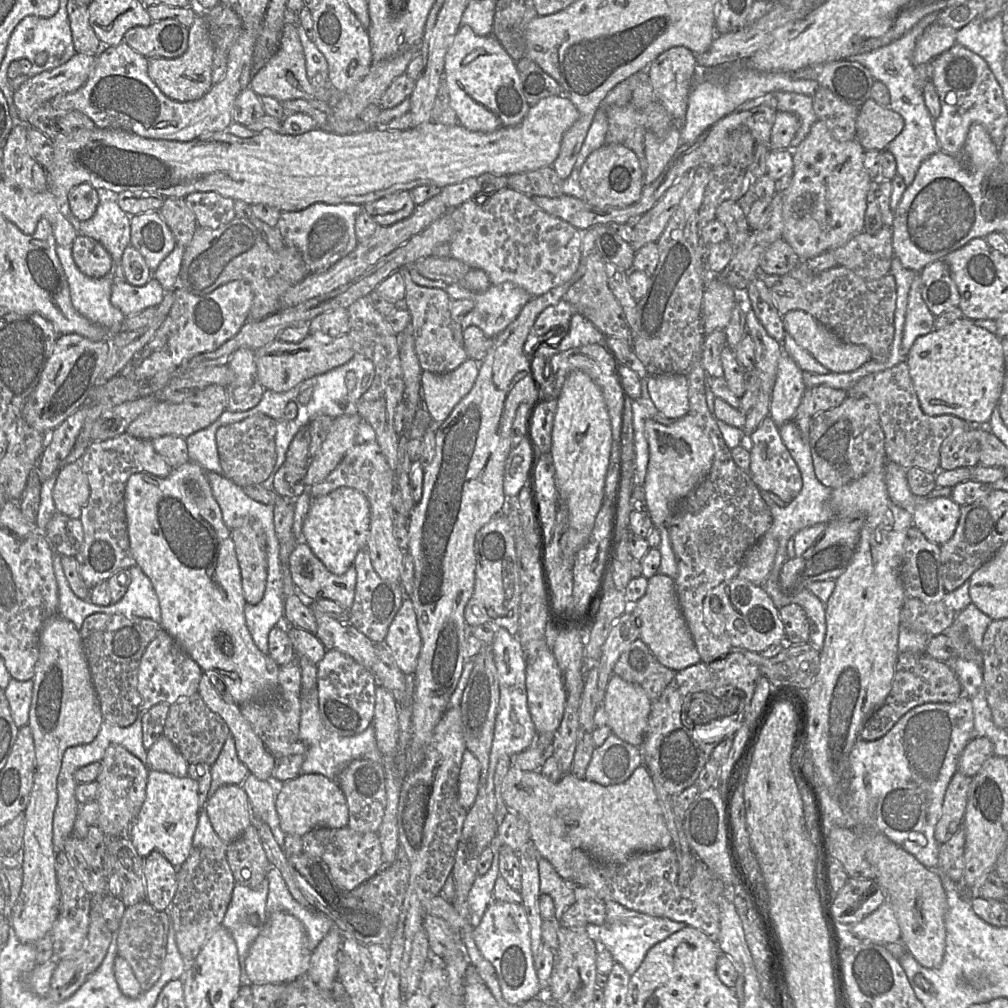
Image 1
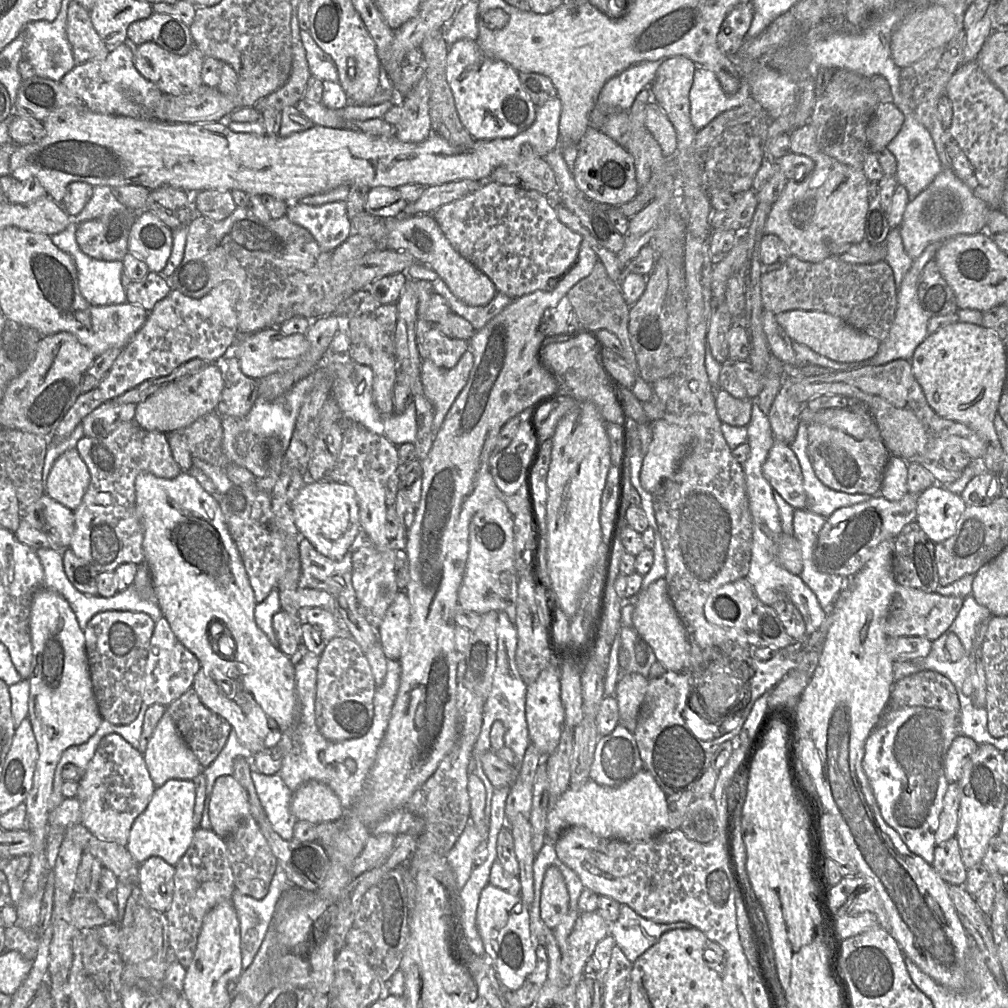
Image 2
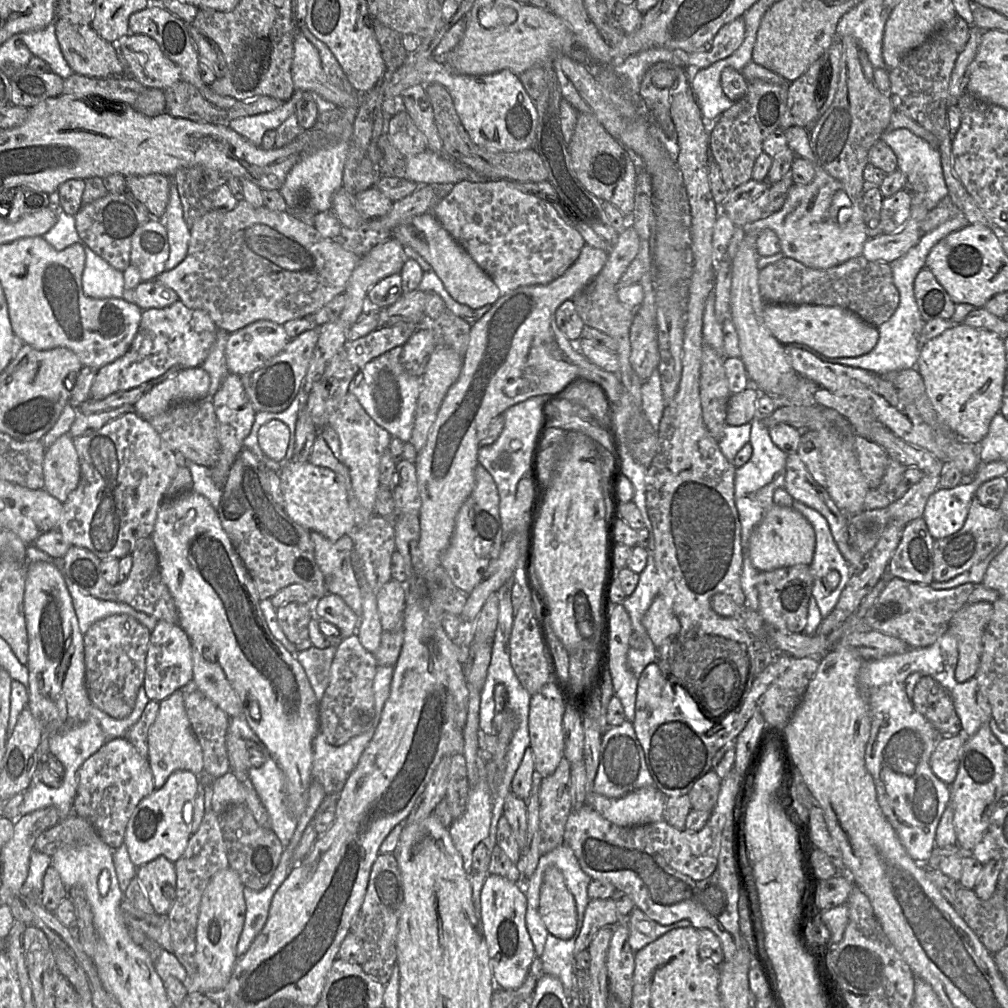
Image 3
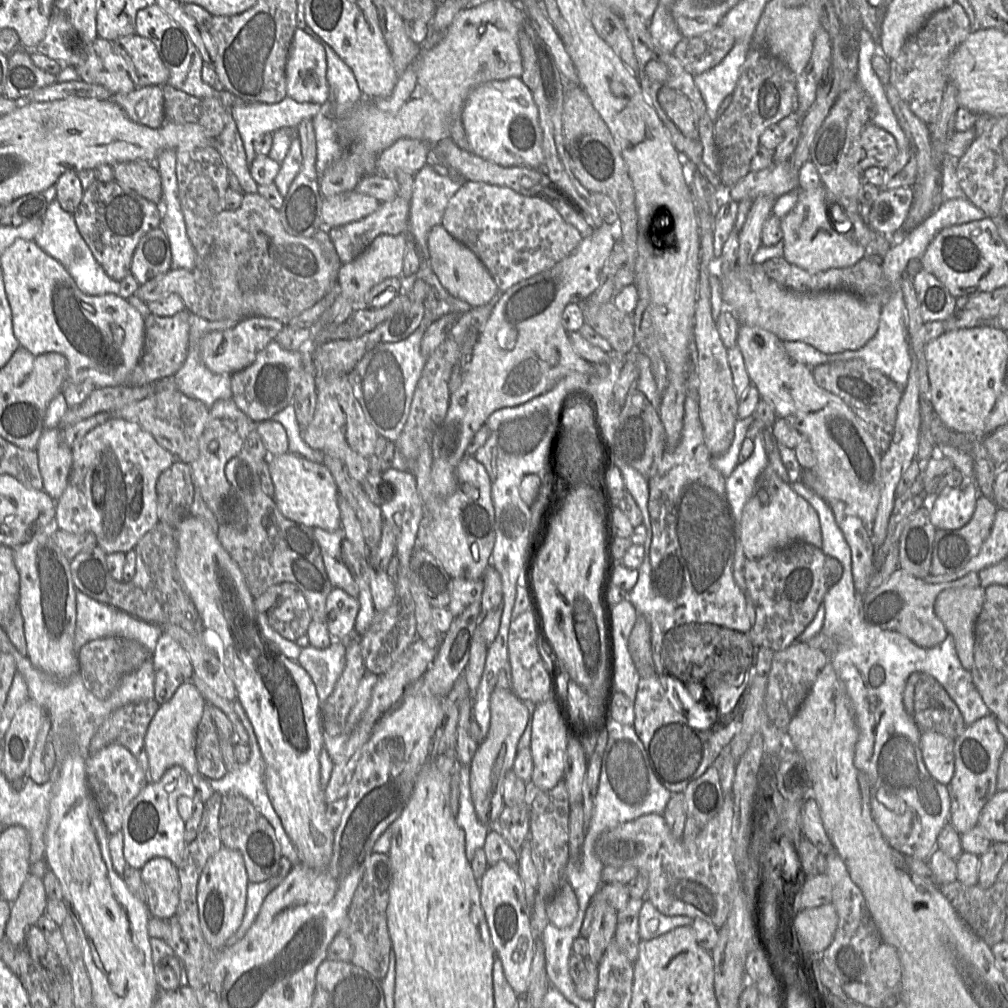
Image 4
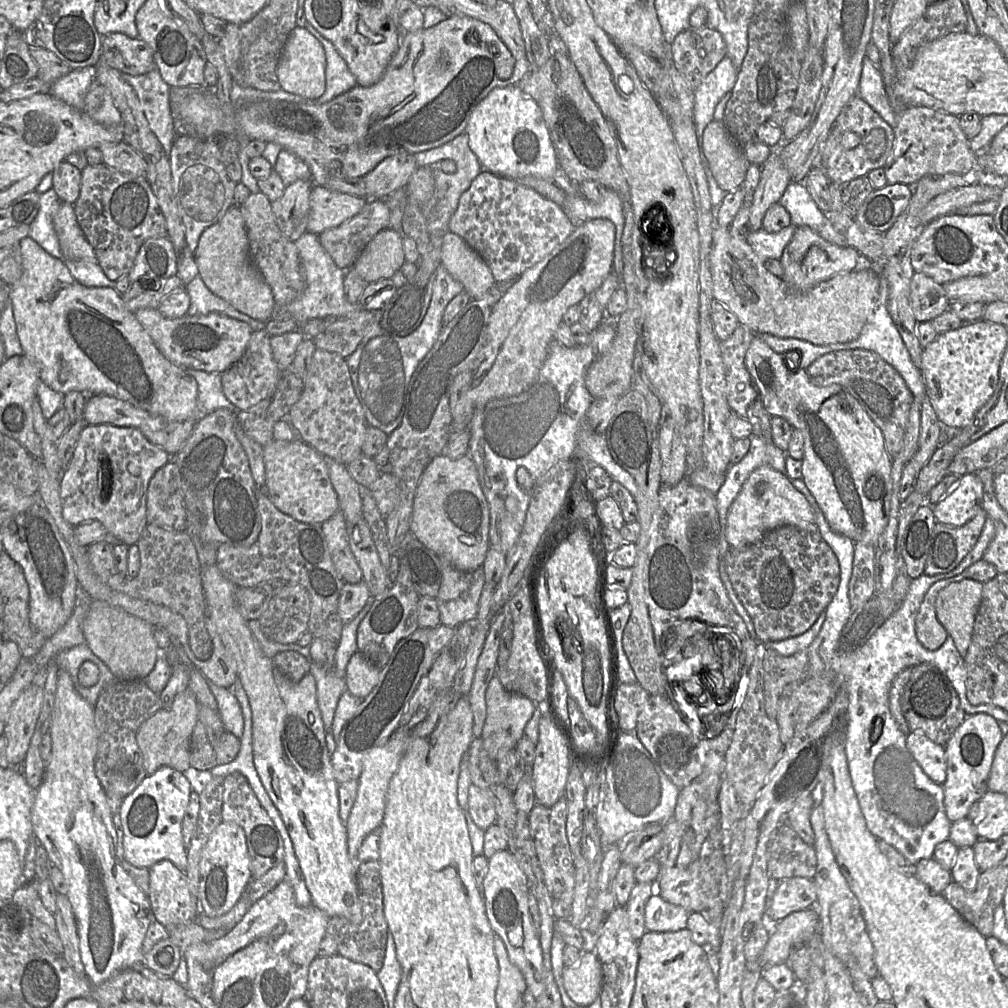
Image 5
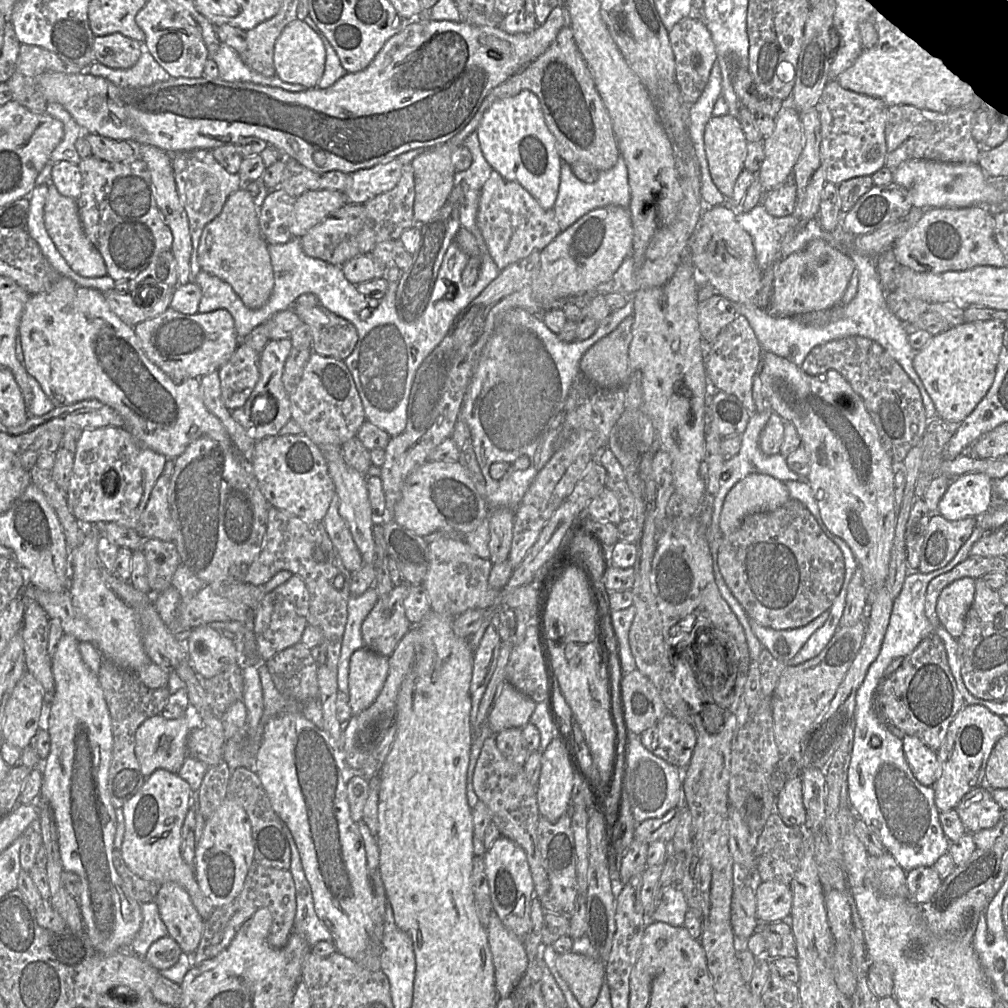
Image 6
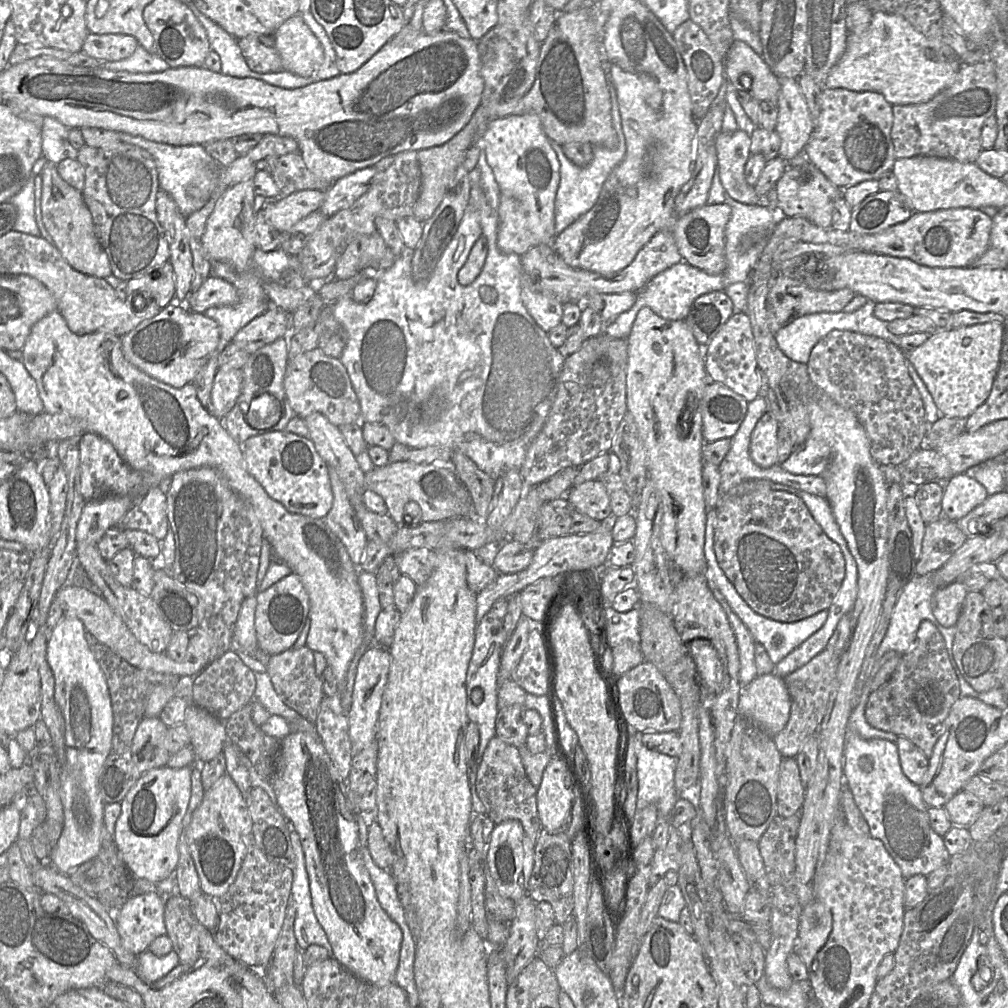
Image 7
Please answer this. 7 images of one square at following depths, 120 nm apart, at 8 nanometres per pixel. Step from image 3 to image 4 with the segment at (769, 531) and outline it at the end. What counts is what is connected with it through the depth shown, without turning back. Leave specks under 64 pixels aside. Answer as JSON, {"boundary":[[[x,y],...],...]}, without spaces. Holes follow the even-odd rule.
{"boundary":[[[768,464],[757,478],[753,495],[743,508],[740,540],[747,559],[763,557],[797,542],[805,542],[821,548],[822,534],[819,516],[815,509],[802,496],[797,494],[789,483],[784,482],[772,466]]]}

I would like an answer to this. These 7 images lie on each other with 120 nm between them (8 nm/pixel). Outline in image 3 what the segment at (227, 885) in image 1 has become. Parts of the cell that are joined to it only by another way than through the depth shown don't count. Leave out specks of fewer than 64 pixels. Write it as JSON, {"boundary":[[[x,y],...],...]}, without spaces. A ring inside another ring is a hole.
{"boundary":[[[213,810],[205,812],[198,830],[190,836],[186,849],[174,865],[177,876],[176,896],[166,916],[170,925],[173,954],[184,967],[187,976],[191,976],[197,970],[196,928],[203,892],[217,872],[229,868],[220,817]]]}

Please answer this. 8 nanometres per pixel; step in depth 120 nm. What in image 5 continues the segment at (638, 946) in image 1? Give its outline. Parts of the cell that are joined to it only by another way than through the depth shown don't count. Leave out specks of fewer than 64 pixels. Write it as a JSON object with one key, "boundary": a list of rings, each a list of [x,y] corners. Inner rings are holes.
{"boundary":[[[653,894],[645,907],[645,927],[650,932],[676,932],[687,928],[689,912]]]}

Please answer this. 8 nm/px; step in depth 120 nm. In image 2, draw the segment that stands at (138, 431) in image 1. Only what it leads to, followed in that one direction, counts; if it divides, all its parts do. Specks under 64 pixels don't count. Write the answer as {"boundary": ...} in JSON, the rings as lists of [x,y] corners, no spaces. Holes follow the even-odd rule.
{"boundary":[[[220,360],[207,364],[198,372],[164,384],[135,408],[133,421],[147,431],[170,433],[191,425],[201,416],[216,411],[224,380],[219,368]]]}

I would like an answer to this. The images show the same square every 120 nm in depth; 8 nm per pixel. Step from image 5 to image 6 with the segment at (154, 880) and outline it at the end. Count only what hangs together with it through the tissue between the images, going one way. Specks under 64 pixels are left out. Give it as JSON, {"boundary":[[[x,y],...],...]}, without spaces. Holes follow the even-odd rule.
{"boundary":[[[175,882],[159,885],[154,901],[159,914],[173,938],[187,954],[198,948],[204,929],[204,919],[200,916],[187,891]]]}

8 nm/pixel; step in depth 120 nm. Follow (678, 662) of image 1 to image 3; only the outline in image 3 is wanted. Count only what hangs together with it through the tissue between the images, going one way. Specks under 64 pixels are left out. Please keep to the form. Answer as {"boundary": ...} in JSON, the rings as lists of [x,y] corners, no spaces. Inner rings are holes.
{"boundary":[[[657,595],[642,618],[656,649],[667,646],[680,632],[681,626],[677,616],[661,595]]]}

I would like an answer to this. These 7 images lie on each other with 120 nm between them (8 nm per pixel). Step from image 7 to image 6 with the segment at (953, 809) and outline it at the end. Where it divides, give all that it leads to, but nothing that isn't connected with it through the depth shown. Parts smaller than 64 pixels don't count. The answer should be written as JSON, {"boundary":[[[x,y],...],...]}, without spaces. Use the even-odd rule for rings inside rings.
{"boundary":[[[985,785],[966,793],[954,810],[971,834],[995,826],[1002,812],[1001,806],[991,794],[991,789]]]}

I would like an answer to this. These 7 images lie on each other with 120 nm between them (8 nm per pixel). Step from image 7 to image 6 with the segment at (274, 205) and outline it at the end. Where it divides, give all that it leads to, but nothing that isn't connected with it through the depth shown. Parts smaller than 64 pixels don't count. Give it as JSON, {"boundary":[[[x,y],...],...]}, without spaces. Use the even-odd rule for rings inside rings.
{"boundary":[[[336,190],[307,191],[295,198],[290,232],[301,238],[326,217],[348,204],[344,192]]]}

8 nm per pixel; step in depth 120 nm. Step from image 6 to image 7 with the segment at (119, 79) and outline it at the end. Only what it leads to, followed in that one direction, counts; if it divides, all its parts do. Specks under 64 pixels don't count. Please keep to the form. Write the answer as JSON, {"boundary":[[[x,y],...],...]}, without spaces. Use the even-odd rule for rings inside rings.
{"boundary":[[[138,45],[133,54],[123,60],[102,62],[103,68],[111,71],[126,71],[130,73],[163,72],[169,65],[154,53],[147,52]]]}

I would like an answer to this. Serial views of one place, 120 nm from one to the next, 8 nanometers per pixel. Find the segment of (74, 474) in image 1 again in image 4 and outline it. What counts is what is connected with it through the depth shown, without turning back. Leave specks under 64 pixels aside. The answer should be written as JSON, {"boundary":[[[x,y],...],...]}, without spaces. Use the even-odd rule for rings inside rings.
{"boundary":[[[44,428],[36,452],[43,490],[58,500],[66,489],[72,468],[72,448],[66,443],[62,429]]]}

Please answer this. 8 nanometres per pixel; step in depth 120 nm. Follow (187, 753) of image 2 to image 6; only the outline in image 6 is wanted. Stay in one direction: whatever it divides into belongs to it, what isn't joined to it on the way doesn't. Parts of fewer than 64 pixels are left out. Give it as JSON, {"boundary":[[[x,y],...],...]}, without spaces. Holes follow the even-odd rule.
{"boundary":[[[190,712],[176,719],[164,718],[161,714],[157,714],[139,726],[136,731],[135,754],[145,777],[161,768],[178,774],[187,757],[188,735],[193,727],[197,727],[195,718]]]}

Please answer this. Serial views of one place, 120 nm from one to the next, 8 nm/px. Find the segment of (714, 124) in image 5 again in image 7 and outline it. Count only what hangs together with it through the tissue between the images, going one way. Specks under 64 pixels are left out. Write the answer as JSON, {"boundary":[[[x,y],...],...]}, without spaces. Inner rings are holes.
{"boundary":[[[737,129],[732,133],[720,132],[716,140],[716,153],[717,153],[717,171],[719,179],[725,193],[734,201],[756,205],[761,202],[754,186],[749,185],[744,177],[744,168],[748,161],[750,154],[750,135],[744,131]]]}

